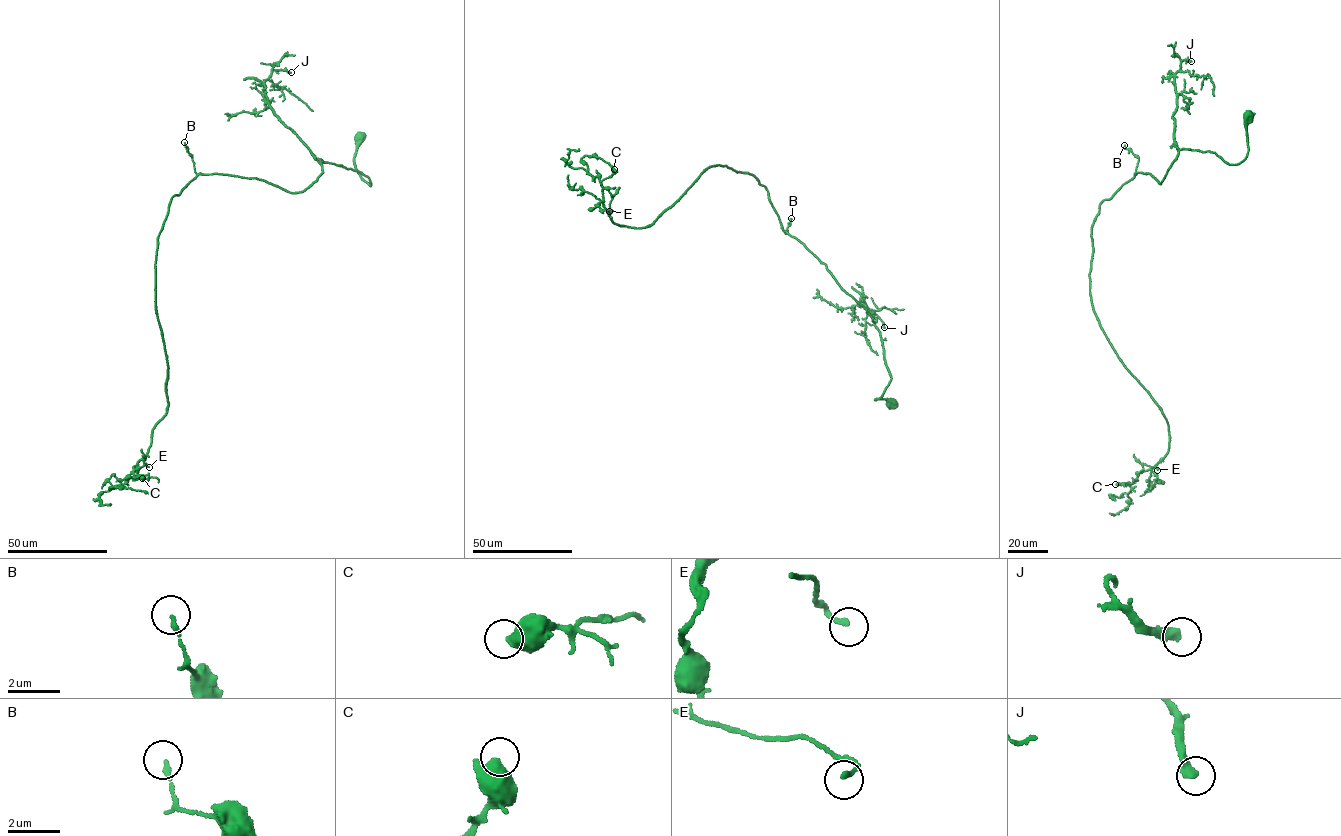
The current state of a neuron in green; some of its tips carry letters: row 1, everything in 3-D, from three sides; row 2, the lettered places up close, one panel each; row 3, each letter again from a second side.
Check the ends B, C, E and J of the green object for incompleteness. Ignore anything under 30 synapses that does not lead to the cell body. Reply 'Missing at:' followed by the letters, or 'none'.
Missing at: none

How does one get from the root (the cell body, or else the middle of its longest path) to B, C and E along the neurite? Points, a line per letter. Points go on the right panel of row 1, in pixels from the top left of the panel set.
B: (1248, 116), (1243, 161), (1180, 149), (1160, 183), (1134, 175), (1138, 159), (1124, 145)
C: (1248, 116), (1239, 164), (1180, 149), (1161, 183), (1138, 172), (1100, 205), (1092, 309), (1169, 436), (1115, 484)
E: (1248, 116), (1239, 164), (1180, 149), (1092, 225), (1093, 311), (1169, 426), (1137, 474), (1157, 470)

